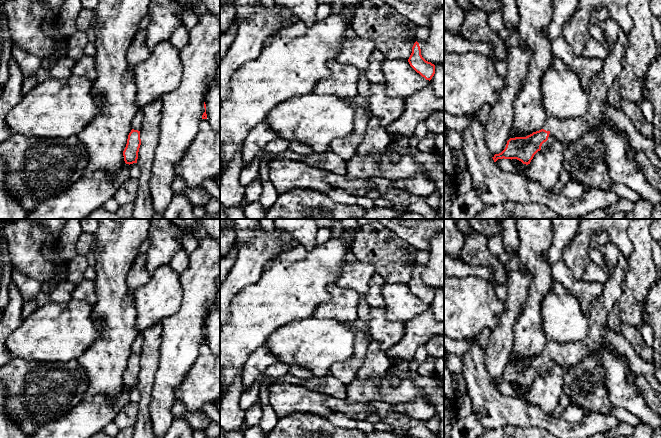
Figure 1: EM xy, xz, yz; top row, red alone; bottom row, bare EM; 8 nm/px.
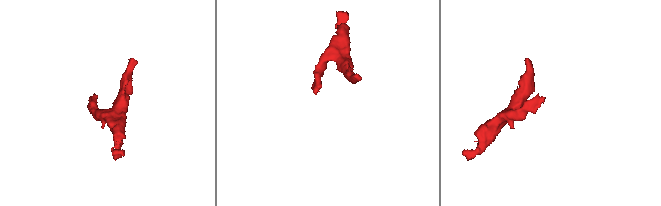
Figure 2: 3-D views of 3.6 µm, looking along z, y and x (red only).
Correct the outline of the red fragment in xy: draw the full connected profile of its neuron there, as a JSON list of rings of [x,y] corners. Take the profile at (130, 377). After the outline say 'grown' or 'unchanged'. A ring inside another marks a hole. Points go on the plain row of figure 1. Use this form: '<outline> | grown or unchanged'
[[[132,353],[128,359],[127,368],[123,375],[126,388],[137,387],[138,376],[141,369],[140,355]]] | unchanged

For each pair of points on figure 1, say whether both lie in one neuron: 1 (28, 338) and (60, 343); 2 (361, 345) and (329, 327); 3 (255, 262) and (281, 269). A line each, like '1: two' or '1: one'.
1: one
2: two
3: two

